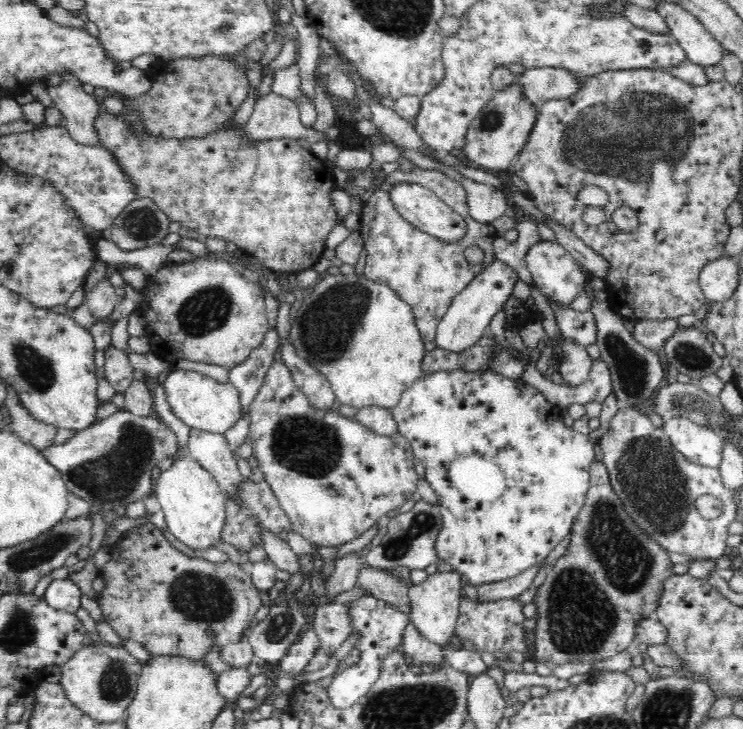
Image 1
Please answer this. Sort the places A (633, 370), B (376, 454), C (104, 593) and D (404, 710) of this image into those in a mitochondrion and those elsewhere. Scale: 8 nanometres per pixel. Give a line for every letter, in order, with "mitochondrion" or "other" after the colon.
A: mitochondrion
B: other
C: other
D: mitochondrion

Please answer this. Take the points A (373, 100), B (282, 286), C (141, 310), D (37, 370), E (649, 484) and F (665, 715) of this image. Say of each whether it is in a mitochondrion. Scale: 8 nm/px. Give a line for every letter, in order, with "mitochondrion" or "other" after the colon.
A: other
B: other
C: other
D: mitochondrion
E: mitochondrion
F: mitochondrion

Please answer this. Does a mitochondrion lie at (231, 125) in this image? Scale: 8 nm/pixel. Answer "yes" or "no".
no

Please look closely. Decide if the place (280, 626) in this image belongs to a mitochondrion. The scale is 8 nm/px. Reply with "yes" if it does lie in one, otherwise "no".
yes

